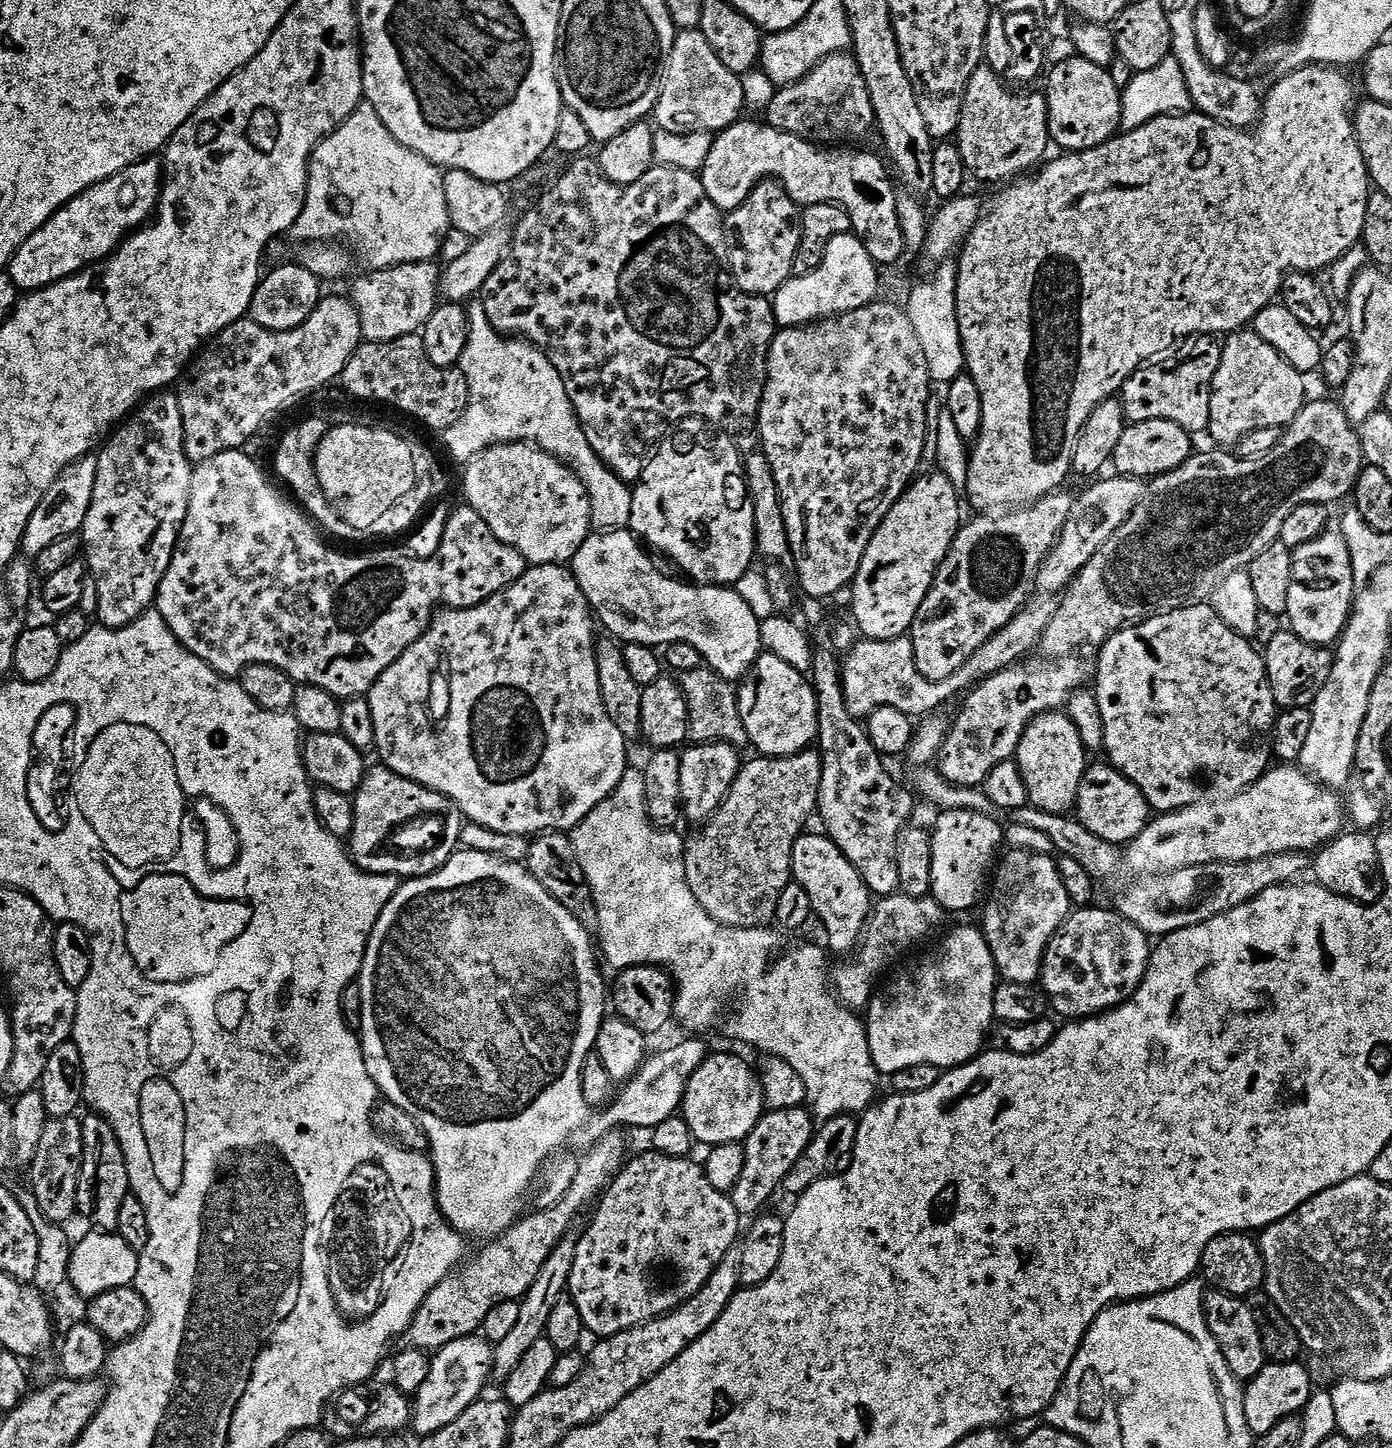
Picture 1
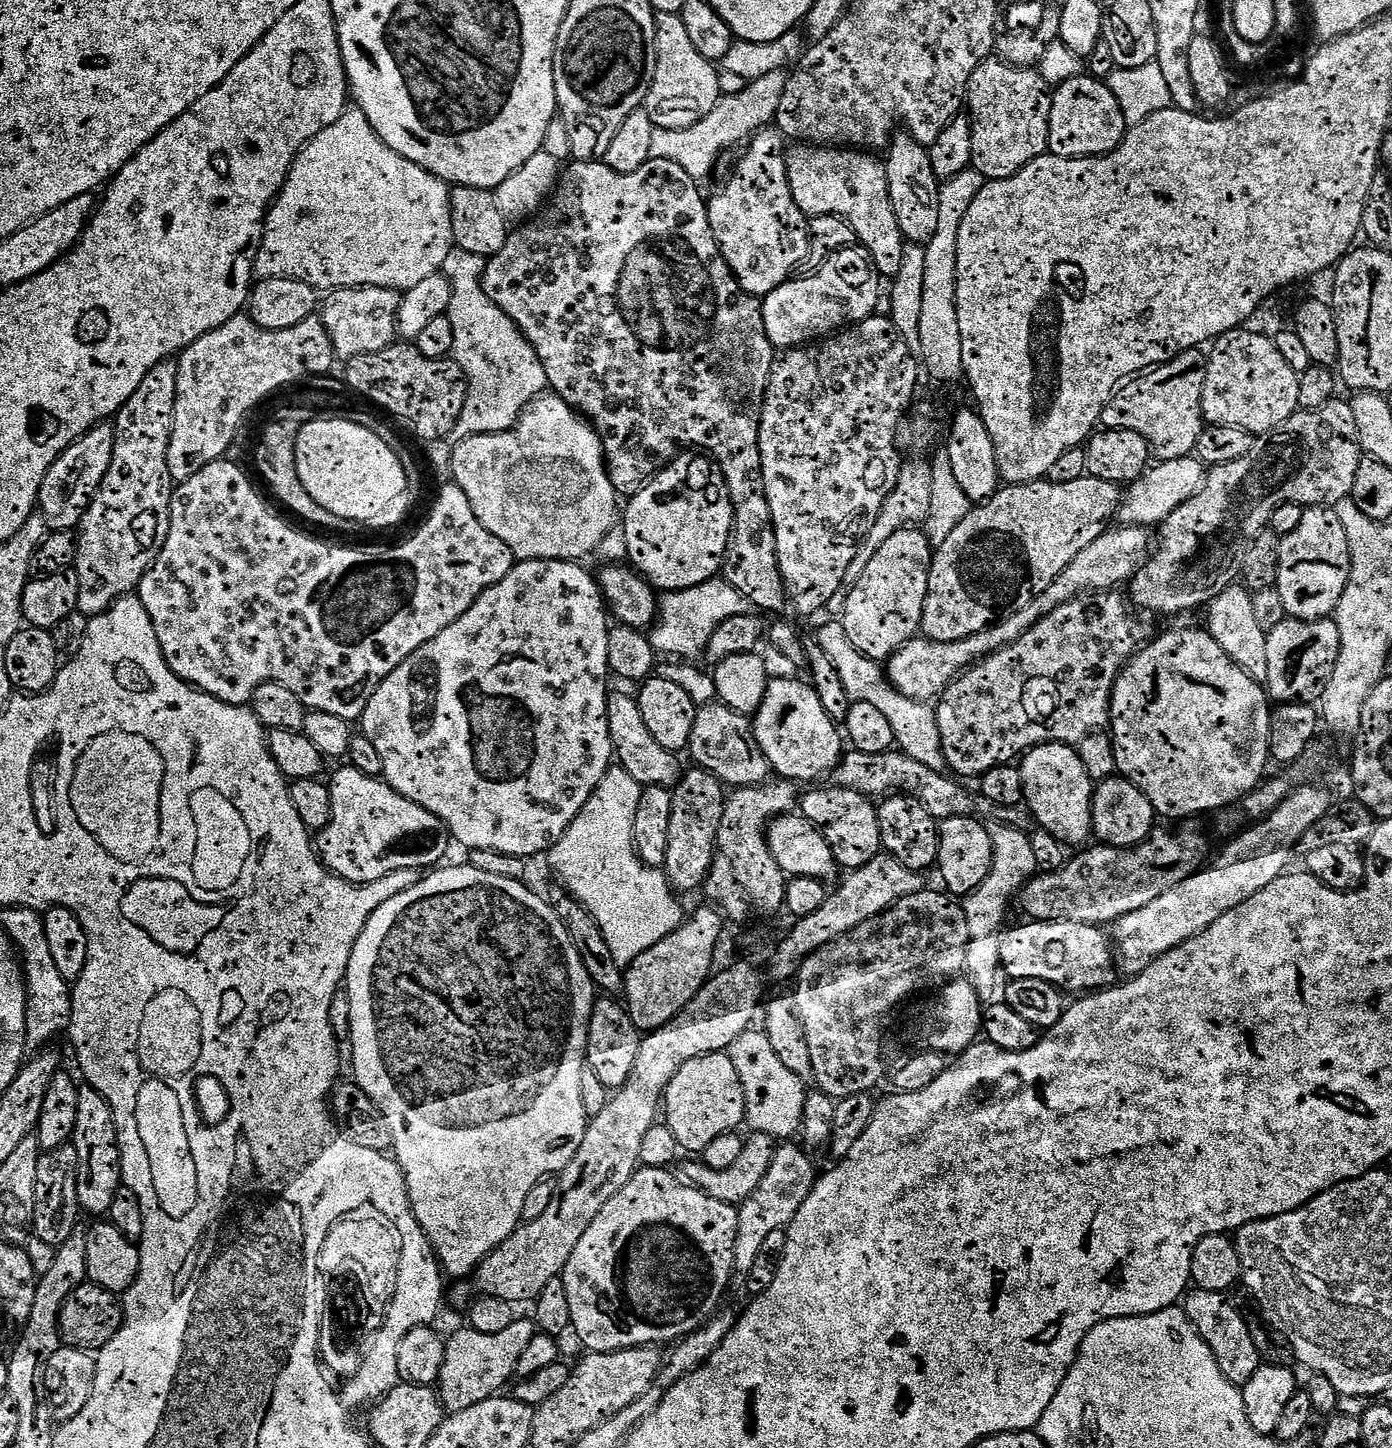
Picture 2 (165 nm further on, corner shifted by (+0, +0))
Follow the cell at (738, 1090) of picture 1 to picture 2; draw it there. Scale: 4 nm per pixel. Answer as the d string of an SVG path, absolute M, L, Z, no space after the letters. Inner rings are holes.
M715 1052L702 1058L694 1058L674 1074L662 1097L662 1112L666 1123L678 1142L690 1154L703 1153L710 1142L719 1136L735 1133L739 1124L745 1123L744 1087L734 1070L734 1062L727 1052Z

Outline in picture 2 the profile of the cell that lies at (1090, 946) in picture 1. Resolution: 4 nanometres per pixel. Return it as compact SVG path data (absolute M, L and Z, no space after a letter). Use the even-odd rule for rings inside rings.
M1037 920L1024 922L1021 928L1012 927L1005 931L1000 941L1000 963L1004 966L1004 974L1008 980L1022 978L1038 978L1042 982L1050 982L1055 988L1071 994L1091 994L1097 990L1111 988L1117 983L1118 960L1114 955L1114 940L1108 936L1103 927L1086 922L1066 922L1065 920Z

